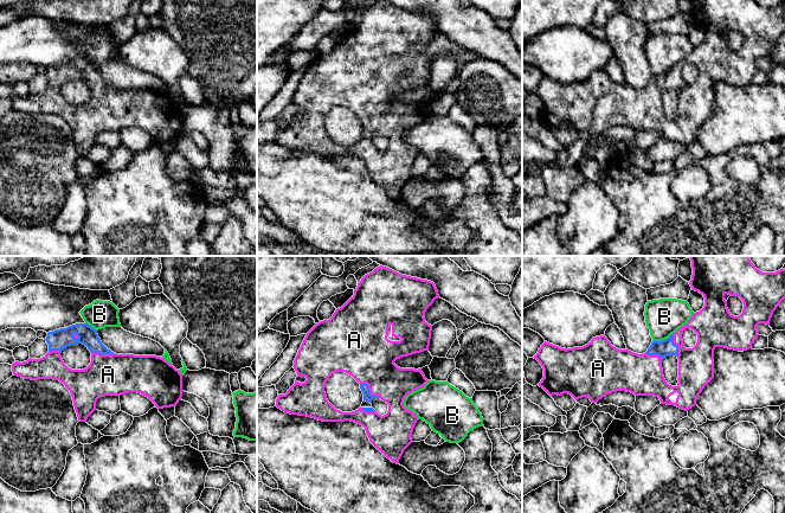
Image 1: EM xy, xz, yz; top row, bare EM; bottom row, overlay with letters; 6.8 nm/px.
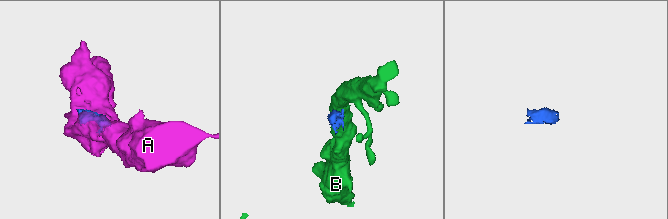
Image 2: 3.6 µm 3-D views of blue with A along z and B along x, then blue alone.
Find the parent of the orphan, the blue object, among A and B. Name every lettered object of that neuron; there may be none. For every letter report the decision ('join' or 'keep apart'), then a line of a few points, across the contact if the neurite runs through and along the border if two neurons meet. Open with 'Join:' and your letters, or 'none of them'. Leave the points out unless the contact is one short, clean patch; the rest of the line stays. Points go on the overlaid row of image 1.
Join: A
A: join
B: keep apart | yz (671, 333), (664, 339), (652, 341)

